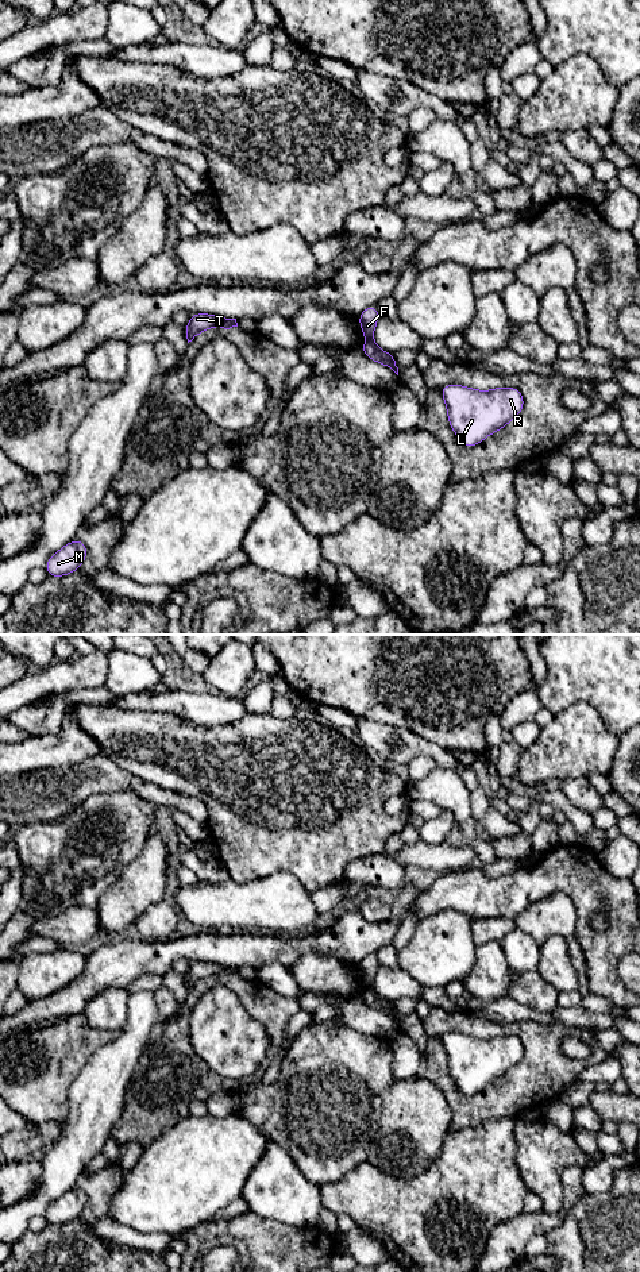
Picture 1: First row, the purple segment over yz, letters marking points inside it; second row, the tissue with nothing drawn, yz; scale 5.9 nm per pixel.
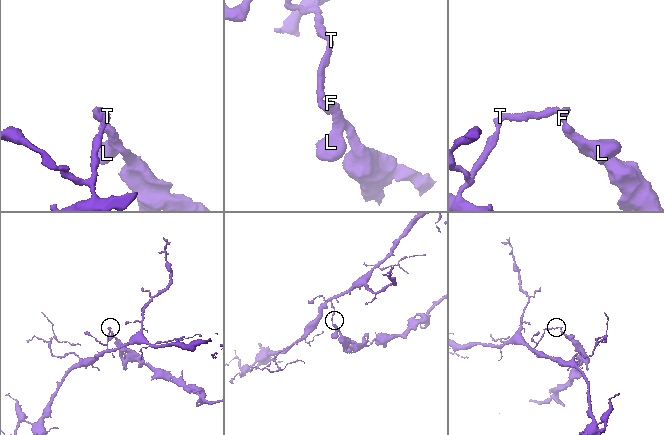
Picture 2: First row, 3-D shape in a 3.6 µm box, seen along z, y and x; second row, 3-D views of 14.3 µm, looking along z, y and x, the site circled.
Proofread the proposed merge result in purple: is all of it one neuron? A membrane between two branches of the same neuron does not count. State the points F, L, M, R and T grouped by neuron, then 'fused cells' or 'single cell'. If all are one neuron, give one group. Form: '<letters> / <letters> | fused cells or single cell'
F M T / L R | fused cells

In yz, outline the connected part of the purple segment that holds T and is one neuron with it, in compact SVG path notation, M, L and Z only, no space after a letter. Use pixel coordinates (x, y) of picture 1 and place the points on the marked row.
M193 313L189 323L185 325L188 343L192 342L198 334L213 327L230 329L238 327L236 319L227 319L209 313Z

